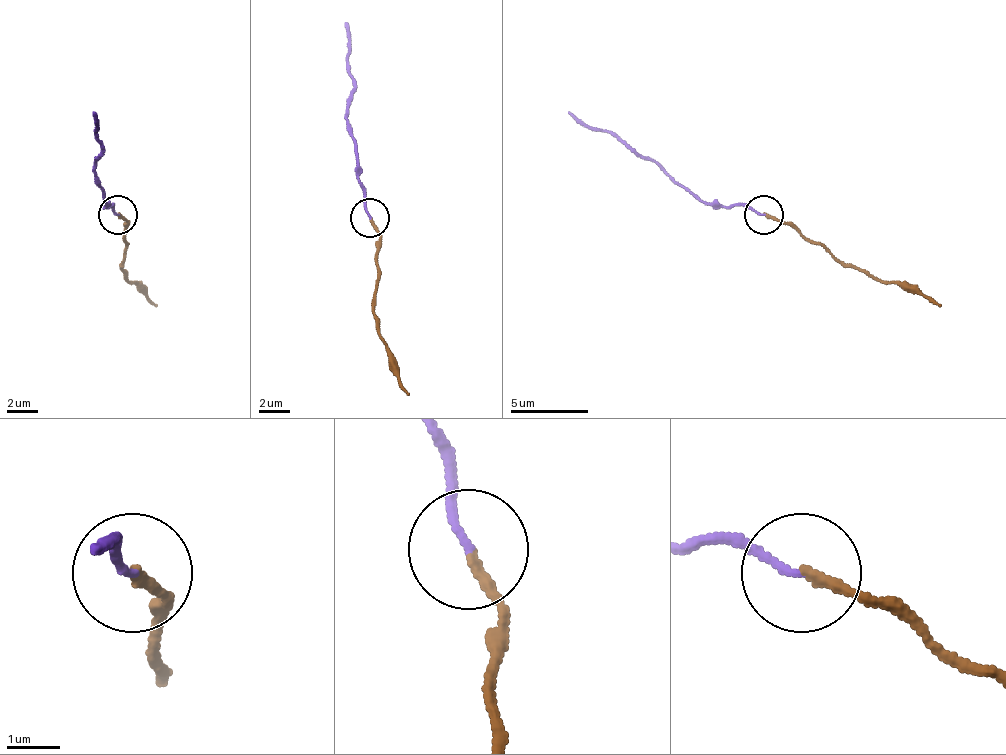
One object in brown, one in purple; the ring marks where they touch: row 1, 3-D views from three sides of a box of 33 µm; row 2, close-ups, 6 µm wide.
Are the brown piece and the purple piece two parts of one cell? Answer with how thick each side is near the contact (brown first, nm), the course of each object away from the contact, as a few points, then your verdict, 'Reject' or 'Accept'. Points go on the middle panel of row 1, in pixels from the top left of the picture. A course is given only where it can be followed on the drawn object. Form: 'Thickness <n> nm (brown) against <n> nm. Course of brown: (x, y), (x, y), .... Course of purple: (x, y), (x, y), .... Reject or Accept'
Thickness 190 nm (brown) against 120 nm. Course of brown: (369, 216), (380, 247), (373, 314), (384, 337), (388, 368), (408, 395). Course of purple: (369, 216), (349, 107), (349, 41), (345, 22). Accept

